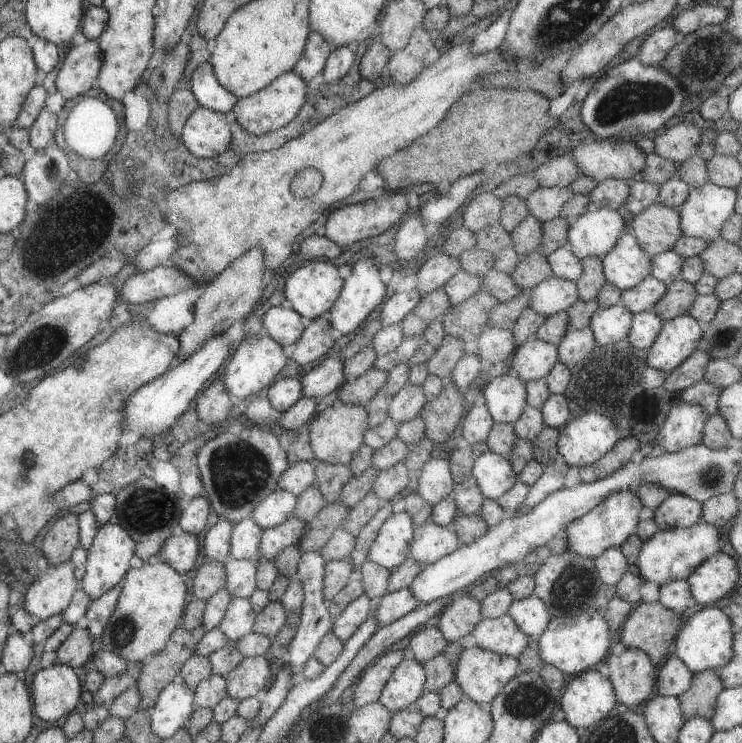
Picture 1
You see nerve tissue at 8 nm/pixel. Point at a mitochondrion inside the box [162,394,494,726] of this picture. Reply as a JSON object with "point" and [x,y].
{"point":[239,470]}

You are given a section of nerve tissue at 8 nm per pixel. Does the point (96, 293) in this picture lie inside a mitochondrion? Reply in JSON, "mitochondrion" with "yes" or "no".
{"mitochondrion":"no"}

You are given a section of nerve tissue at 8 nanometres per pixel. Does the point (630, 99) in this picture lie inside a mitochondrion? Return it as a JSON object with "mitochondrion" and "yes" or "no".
{"mitochondrion":"yes"}

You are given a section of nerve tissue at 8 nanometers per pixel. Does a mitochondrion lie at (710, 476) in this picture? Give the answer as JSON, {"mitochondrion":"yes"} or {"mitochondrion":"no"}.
{"mitochondrion":"yes"}

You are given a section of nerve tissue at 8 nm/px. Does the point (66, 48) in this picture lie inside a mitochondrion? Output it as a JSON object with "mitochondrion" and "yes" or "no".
{"mitochondrion":"no"}

